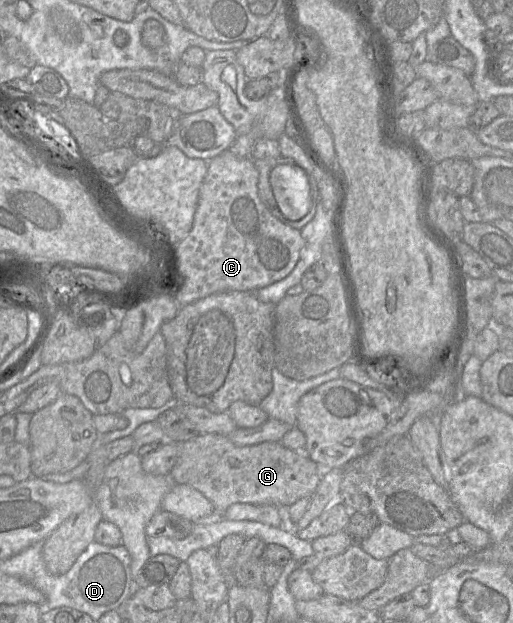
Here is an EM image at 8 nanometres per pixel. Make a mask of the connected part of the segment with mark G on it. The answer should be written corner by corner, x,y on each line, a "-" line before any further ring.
208,433
178,444
178,458
169,473
175,484
185,484
203,494
214,506
217,516
222,516
234,503
252,505
290,506
316,491
323,471
306,454
284,447
280,442
262,442
250,446
237,446
227,435

